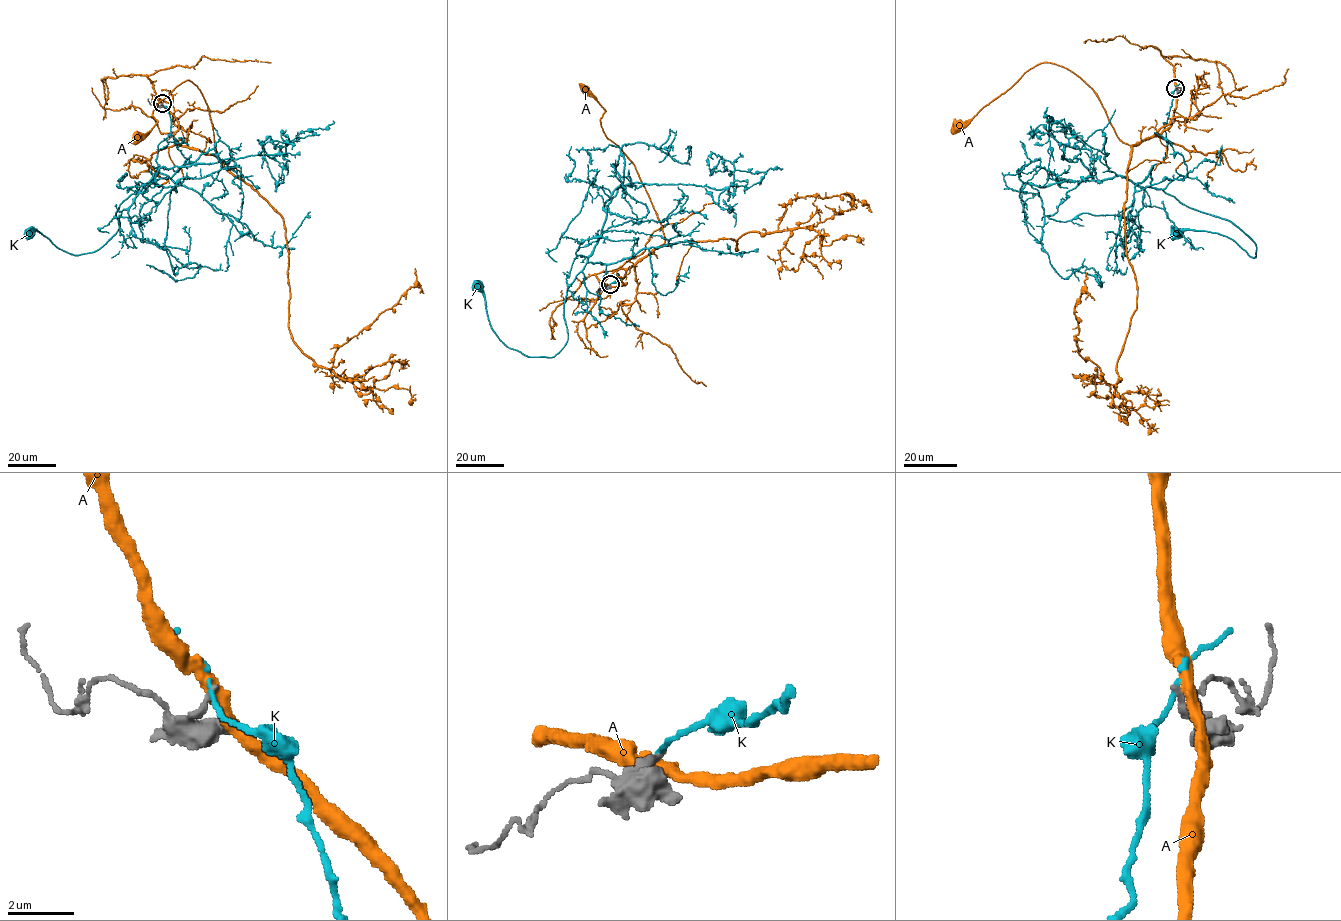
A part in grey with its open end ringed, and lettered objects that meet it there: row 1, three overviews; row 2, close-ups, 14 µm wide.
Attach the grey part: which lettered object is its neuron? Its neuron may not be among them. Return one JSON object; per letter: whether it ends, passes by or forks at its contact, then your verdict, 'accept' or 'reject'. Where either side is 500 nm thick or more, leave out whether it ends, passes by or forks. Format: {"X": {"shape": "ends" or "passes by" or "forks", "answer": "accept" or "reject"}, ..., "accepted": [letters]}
{"A": {"shape": "passes by", "answer": "reject"}, "K": {"shape": "ends", "answer": "reject"}, "accepted": []}

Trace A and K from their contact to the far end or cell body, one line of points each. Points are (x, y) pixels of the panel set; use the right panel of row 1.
A: (1176, 88), (1171, 124), (1130, 145), (1116, 135), (1090, 88), (1062, 66), (1039, 63), (957, 126)
K: (1175, 88), (1167, 150), (1150, 186), (1228, 220), (1256, 256), (1220, 234), (1177, 234)

